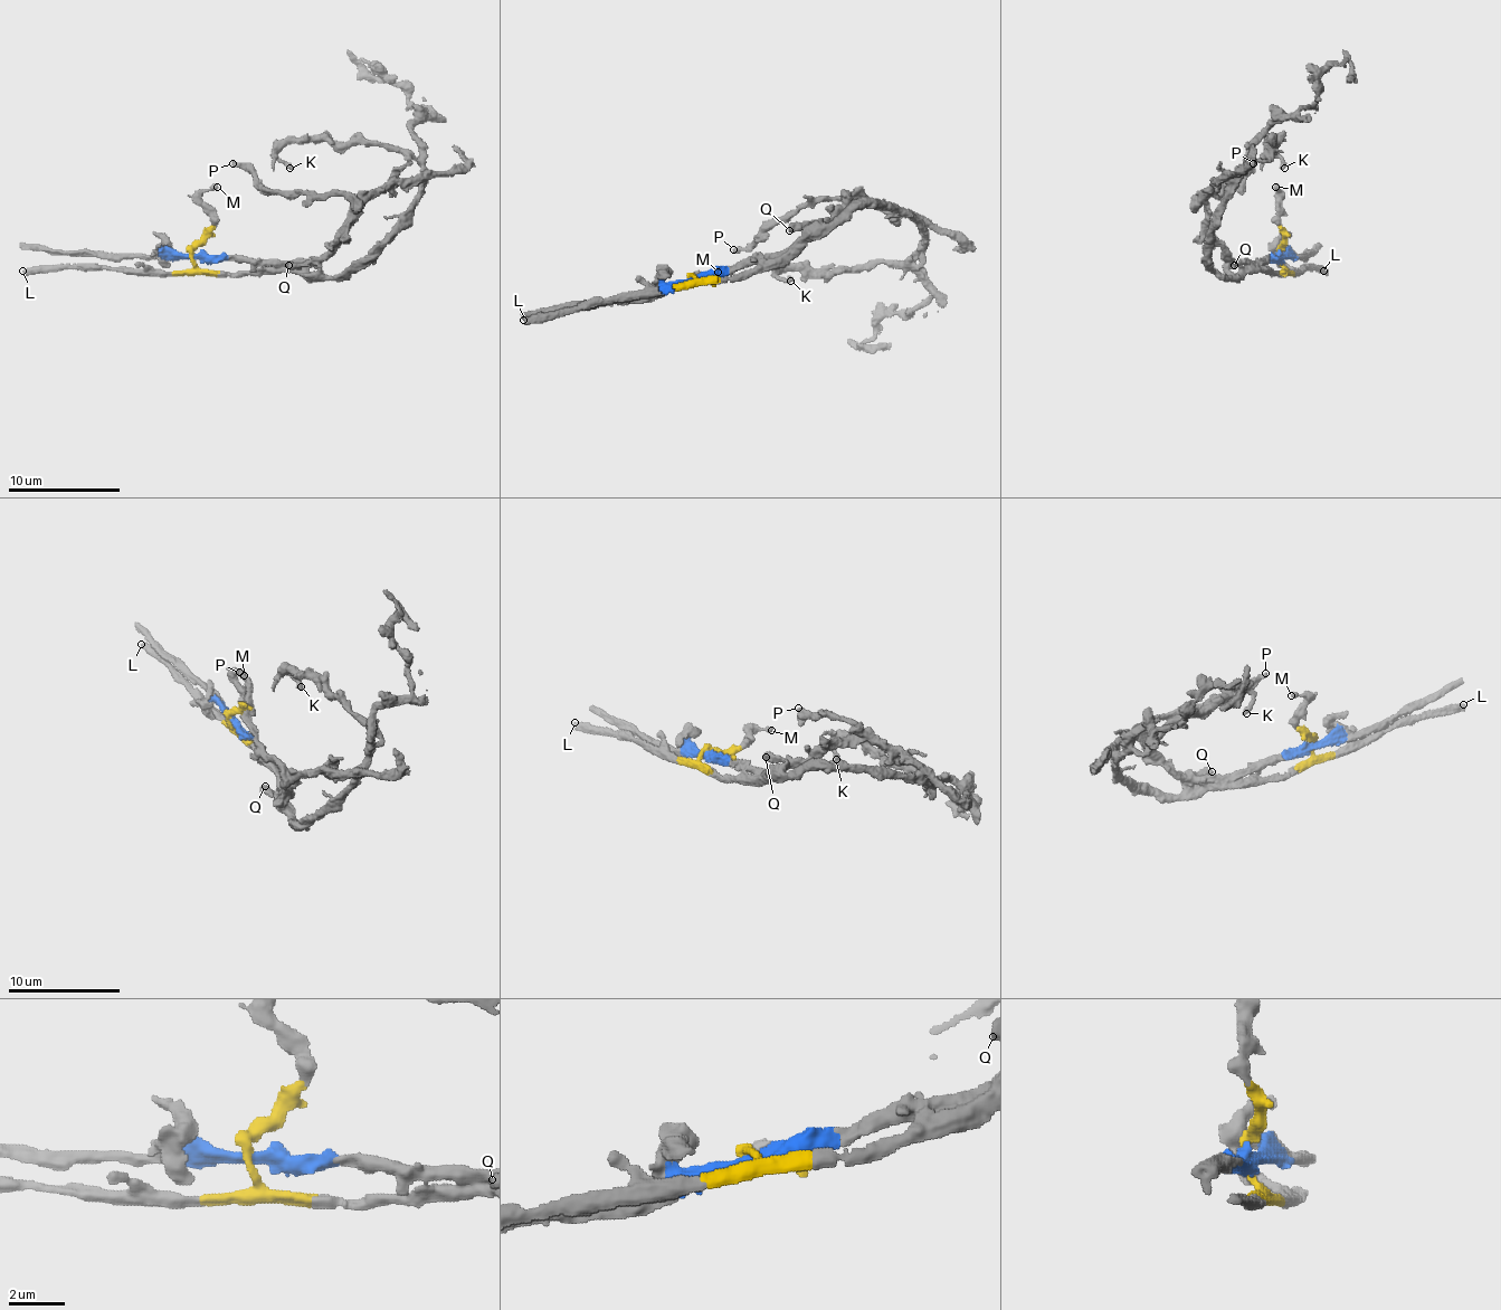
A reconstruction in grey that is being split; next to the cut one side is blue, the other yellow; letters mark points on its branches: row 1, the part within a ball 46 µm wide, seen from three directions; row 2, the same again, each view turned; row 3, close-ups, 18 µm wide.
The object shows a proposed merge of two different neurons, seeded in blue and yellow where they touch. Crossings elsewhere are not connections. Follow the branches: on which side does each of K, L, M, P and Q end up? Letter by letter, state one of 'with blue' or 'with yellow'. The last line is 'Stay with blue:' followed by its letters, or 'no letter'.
K: with yellow
L: with yellow
M: with yellow
P: with blue
Q: with blue
Stay with blue: P, Q

